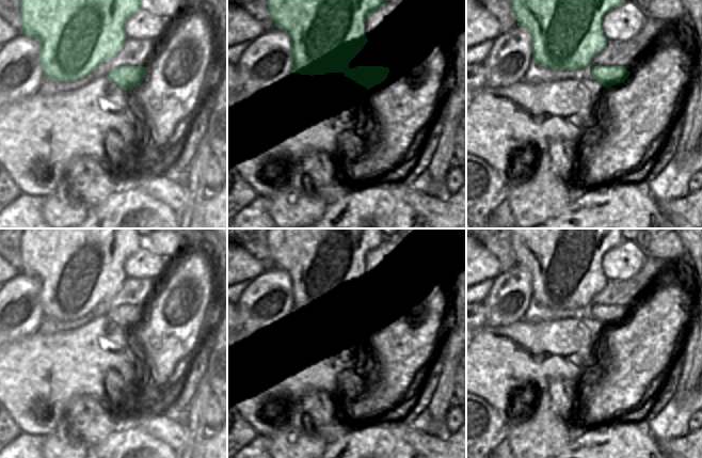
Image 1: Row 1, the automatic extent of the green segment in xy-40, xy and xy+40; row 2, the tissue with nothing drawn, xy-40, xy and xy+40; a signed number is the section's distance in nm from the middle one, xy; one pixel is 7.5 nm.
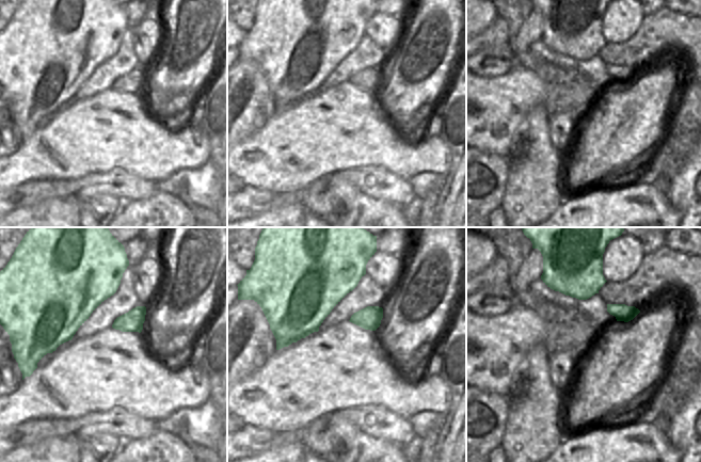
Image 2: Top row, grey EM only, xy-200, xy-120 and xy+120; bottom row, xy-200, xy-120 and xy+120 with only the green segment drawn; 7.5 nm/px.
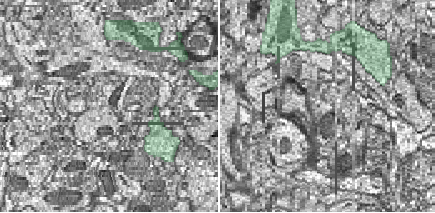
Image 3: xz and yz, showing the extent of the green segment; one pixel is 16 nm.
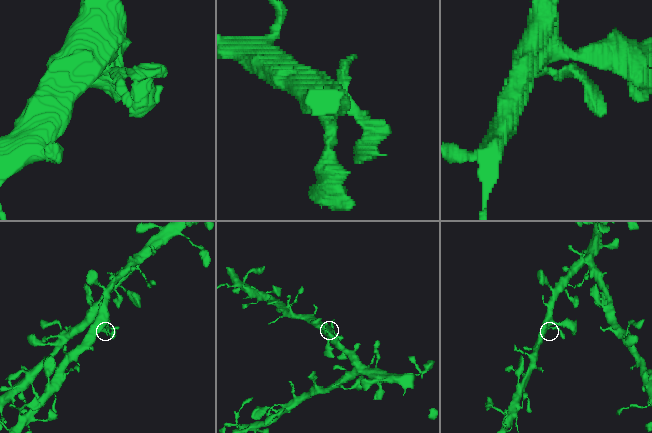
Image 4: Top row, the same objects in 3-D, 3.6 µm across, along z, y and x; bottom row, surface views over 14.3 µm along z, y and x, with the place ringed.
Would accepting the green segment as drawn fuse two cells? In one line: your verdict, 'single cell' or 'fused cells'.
fused cells

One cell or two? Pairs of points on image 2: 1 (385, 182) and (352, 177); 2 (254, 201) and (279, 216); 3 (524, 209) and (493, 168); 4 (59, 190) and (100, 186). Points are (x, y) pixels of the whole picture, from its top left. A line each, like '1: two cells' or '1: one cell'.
1: one cell
2: two cells
3: two cells
4: one cell

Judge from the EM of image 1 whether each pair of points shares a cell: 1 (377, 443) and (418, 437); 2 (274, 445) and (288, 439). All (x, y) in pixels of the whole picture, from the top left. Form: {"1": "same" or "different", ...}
{"1": "different", "2": "same"}

